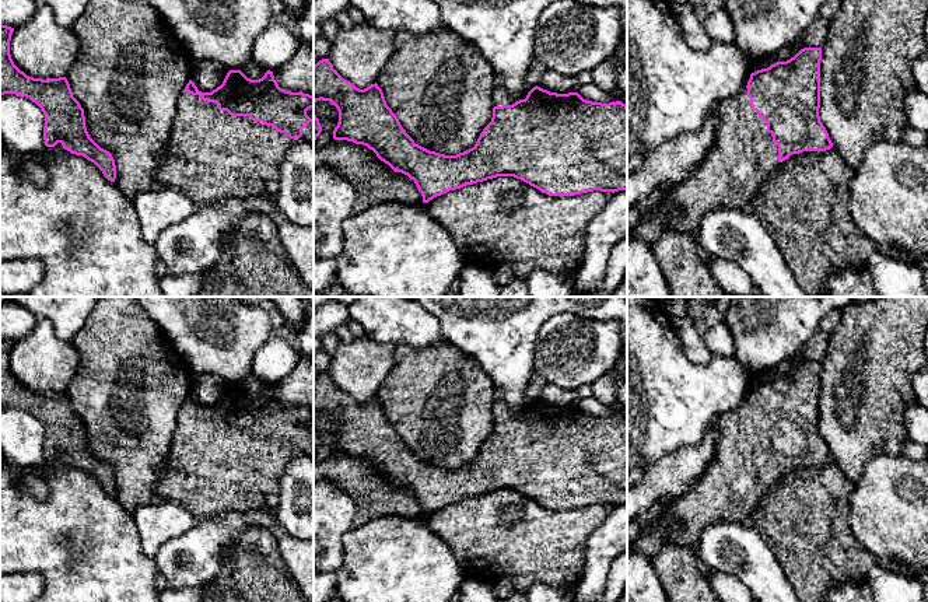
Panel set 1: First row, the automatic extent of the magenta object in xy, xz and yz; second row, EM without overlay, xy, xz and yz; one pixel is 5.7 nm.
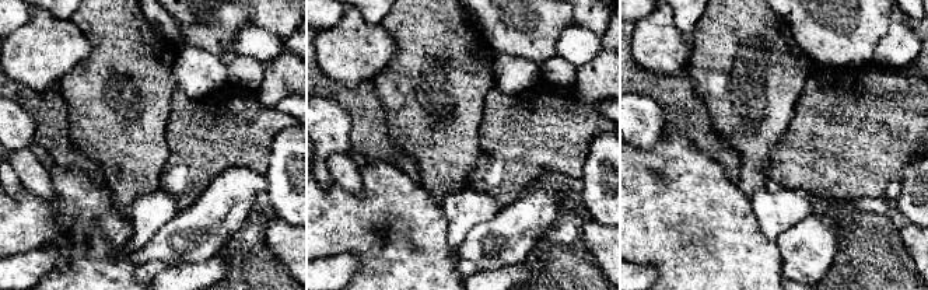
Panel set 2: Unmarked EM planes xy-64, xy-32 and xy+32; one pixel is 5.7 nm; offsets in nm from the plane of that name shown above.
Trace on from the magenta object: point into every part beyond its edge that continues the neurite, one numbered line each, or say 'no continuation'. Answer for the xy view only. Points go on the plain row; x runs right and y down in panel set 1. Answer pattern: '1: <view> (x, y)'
1: xy (210, 468)

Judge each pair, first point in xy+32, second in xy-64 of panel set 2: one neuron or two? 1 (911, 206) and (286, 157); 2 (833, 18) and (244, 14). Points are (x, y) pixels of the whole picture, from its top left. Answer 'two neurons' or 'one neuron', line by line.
1: one neuron
2: one neuron

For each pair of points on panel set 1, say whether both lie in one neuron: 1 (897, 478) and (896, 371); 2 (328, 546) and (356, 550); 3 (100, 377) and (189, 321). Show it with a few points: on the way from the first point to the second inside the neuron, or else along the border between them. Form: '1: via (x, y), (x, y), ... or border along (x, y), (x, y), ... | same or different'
1: border along (900, 454), (875, 455), (865, 465) | different
2: border along (353, 525), (342, 536), (342, 564), (335, 571) | different
3: border along (144, 311), (168, 338), (174, 350), (185, 363) | different

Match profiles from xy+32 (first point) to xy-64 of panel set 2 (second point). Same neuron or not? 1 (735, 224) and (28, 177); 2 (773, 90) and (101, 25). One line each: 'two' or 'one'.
1: two
2: one

